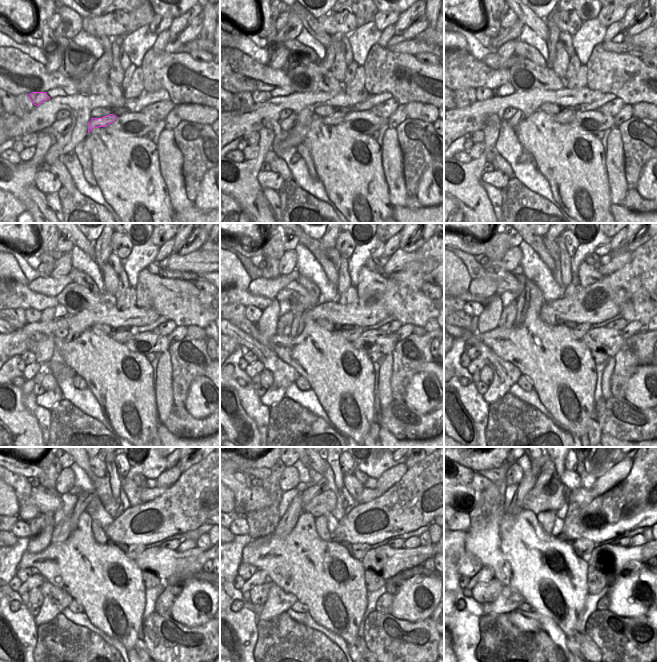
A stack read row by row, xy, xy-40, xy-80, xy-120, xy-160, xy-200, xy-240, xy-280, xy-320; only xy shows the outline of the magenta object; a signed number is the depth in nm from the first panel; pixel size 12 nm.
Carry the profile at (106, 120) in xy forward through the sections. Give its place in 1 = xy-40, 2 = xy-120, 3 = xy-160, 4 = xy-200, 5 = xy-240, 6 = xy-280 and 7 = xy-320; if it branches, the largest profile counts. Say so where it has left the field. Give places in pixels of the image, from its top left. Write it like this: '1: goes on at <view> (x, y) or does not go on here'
1: goes on at xy-40 (335, 119)
2: goes on at xy-120 (122, 337)
3: goes on at xy-160 (351, 335)
4: goes on at xy-200 (578, 332)
5: goes on at xy-240 (131, 554)
6: goes on at xy-280 (356, 554)
7: goes on at xy-320 (578, 542)

